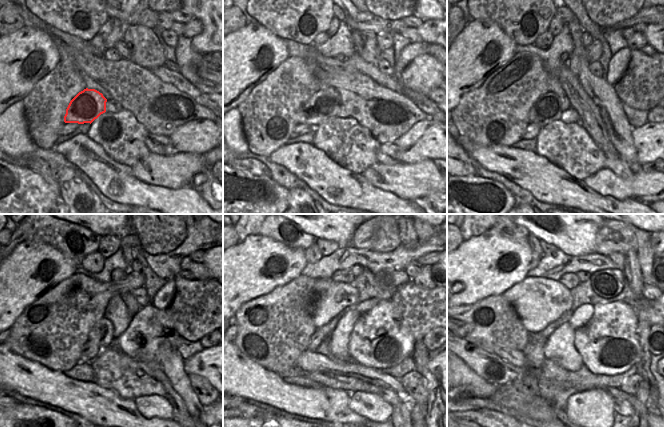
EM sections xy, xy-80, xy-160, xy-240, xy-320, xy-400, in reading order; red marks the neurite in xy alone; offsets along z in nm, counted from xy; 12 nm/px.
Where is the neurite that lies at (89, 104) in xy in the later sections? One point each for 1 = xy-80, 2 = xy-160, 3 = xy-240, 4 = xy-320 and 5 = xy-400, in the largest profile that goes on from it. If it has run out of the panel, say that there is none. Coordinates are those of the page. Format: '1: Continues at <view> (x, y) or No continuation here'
1: Continues at xy-80 (321, 106)
2: Continues at xy-160 (546, 109)
3: Continues at xy-240 (103, 331)
4: Continues at xy-320 (329, 327)
5: Continues at xy-400 (567, 315).

